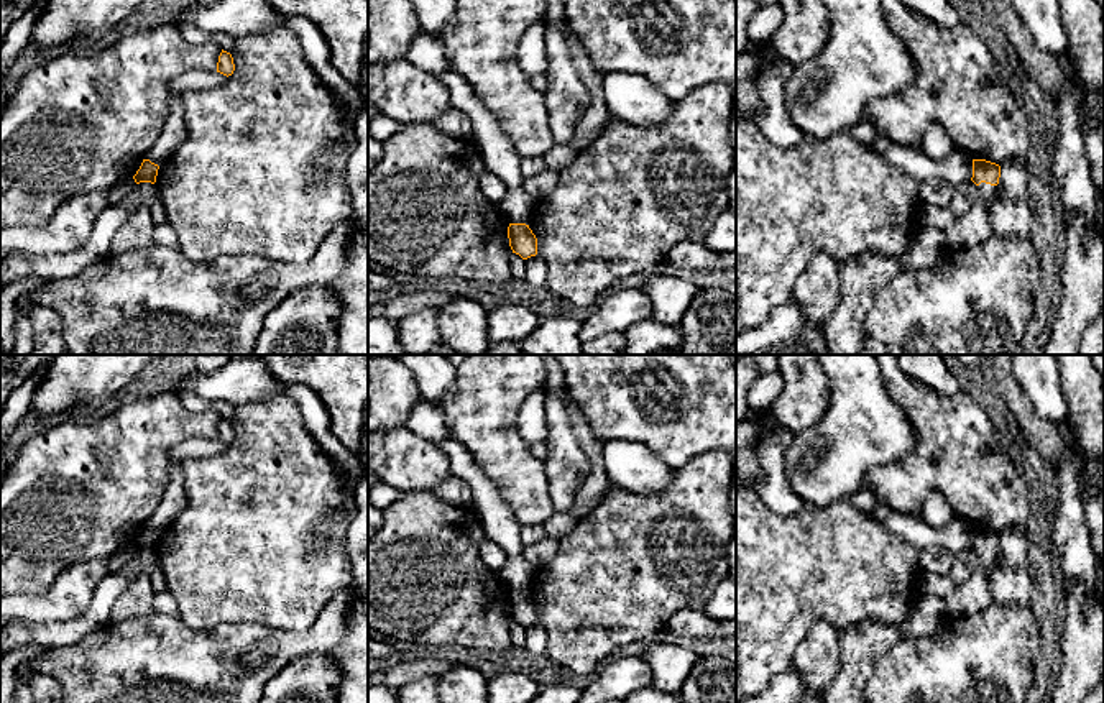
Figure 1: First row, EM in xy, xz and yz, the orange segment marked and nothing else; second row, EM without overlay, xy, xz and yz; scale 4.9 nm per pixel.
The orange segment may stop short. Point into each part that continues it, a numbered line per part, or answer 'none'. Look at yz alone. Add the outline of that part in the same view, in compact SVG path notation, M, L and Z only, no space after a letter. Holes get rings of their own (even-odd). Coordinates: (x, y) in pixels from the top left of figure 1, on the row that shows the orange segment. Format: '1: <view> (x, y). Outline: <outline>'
1: yz (971, 229). Outline: M986 182L978 186L978 199L974 205L945 230L948 246L973 248L987 241L994 235L989 220L994 192L996 186Z

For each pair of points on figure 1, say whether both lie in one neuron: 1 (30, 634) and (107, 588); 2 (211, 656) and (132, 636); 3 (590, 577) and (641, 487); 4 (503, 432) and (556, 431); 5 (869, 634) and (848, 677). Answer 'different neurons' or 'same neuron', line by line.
1: same neuron
2: same neuron
3: different neurons
4: different neurons
5: same neuron

